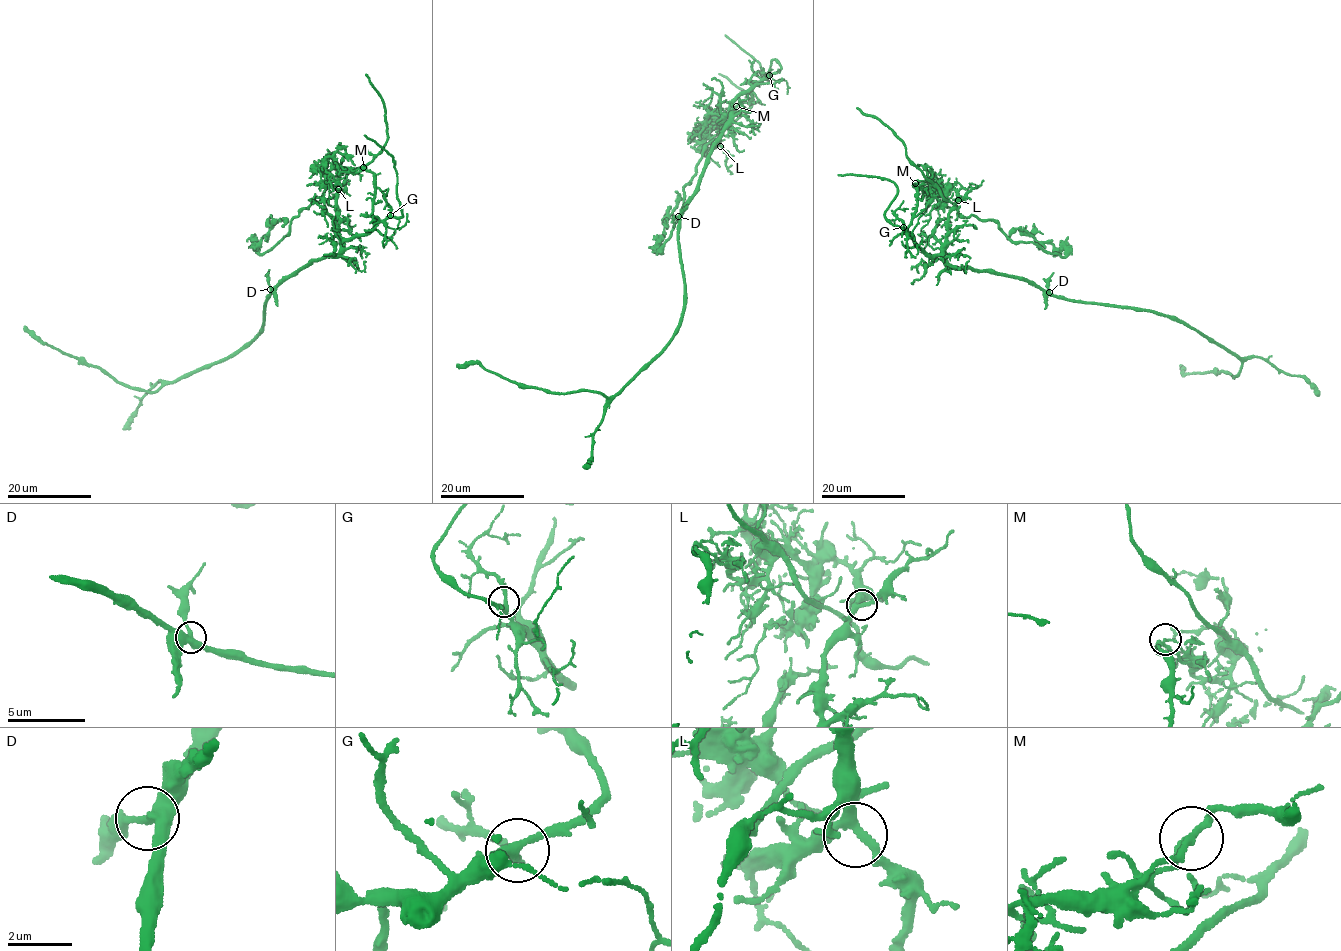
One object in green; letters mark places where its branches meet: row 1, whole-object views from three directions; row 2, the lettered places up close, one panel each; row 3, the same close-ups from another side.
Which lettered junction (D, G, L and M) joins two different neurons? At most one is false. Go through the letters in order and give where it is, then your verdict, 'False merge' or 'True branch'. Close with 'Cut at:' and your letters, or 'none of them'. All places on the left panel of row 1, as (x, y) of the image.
D: Place: (270, 289). True branch
G: Place: (390, 215). True branch
L: Place: (338, 189). True branch
M: Place: (363, 167). False merge
Cut at: M

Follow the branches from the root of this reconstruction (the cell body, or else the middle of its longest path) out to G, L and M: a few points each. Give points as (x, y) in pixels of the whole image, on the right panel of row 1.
G: (1045, 292), (1025, 279), (949, 266), (940, 255), (931, 256), (920, 249), (903, 227)
L: (1045, 292), (1025, 279), (948, 264), (943, 242), (948, 233), (948, 210), (958, 200)
M: (1045, 292), (1025, 279), (949, 266), (940, 255), (931, 256), (920, 249), (908, 231), (917, 205), (915, 183)

